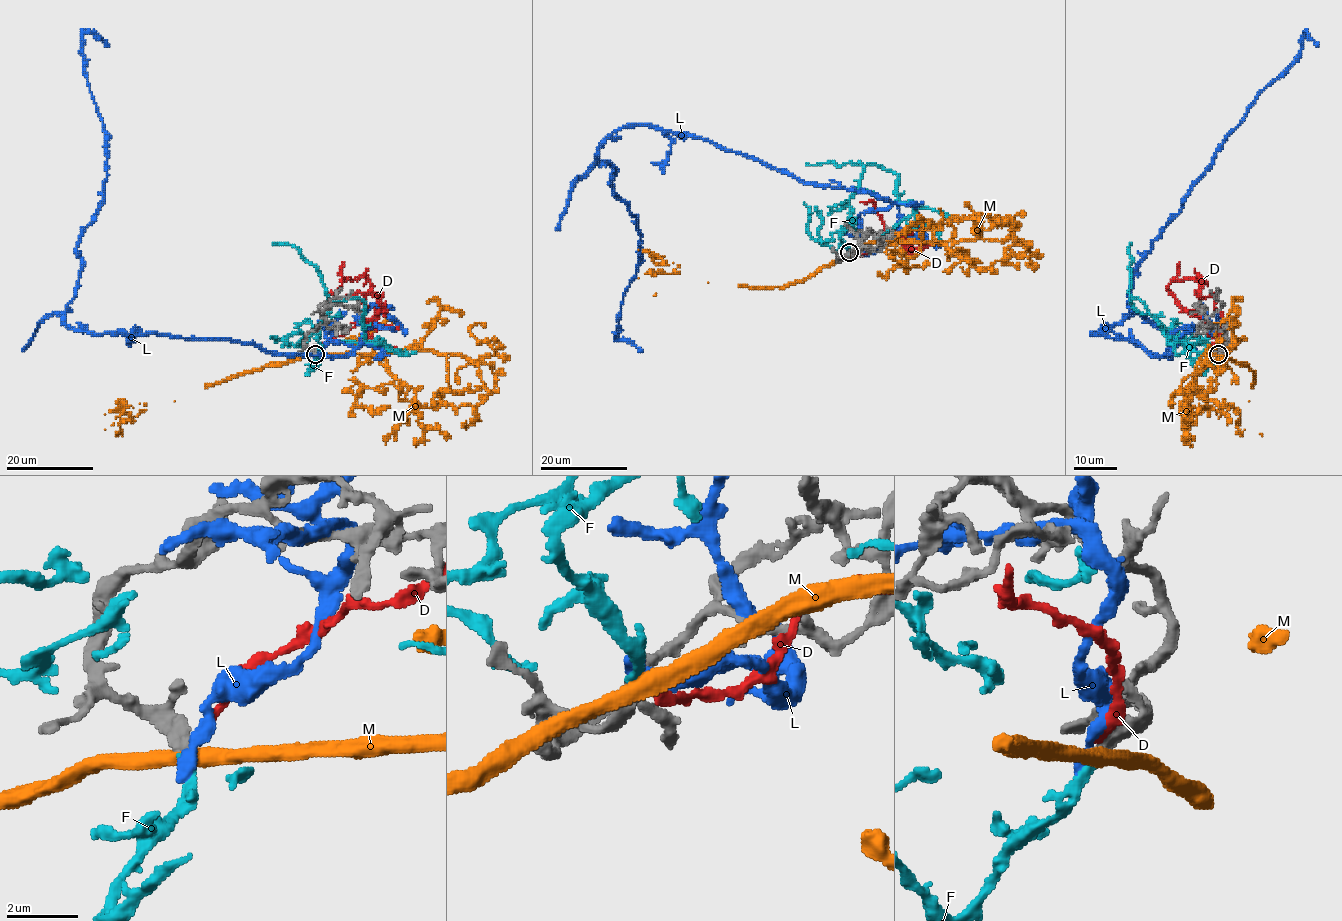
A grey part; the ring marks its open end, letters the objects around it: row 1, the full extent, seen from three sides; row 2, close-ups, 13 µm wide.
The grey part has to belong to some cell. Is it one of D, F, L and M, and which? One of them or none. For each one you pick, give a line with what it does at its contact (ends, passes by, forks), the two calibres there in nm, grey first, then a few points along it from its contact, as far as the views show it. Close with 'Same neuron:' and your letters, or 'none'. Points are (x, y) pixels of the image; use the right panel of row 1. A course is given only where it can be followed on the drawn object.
F: It ends there. Thickness 360 nm (grey) against 240 nm. Its course: (1219, 355), (1201, 374), (1176, 333), (1152, 316), (1139, 312), (1131, 299), (1141, 301), (1169, 344), (1205, 341)
Same neuron: F

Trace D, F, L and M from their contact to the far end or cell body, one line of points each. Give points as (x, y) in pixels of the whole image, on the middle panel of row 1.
D: (850, 253), (860, 254), (872, 242), (895, 238), (896, 233), (904, 234), (884, 227), (872, 201), (860, 201)
F: (848, 252), (840, 235), (853, 223), (848, 198), (867, 164), (893, 171), (896, 199), (914, 205), (875, 238)
L: (850, 252), (868, 252), (859, 215), (892, 204), (626, 125), (596, 162), (640, 234), (616, 334), (642, 350)
M: (848, 253), (880, 241), (976, 238), (981, 226), (974, 218), (1007, 220), (997, 221), (1000, 215)

